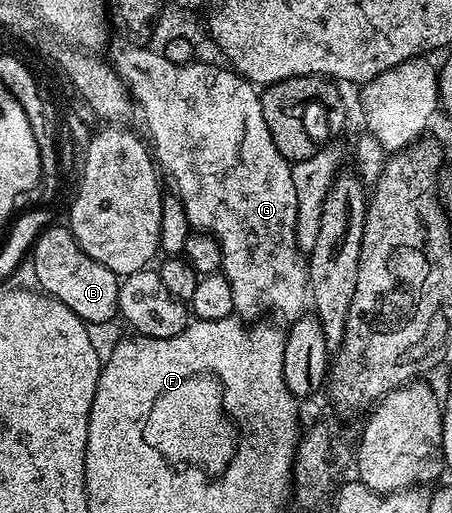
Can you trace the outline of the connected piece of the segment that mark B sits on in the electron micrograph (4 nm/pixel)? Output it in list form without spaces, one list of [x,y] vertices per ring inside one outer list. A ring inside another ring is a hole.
[[[52,224],[43,230],[35,238],[33,248],[29,253],[31,269],[35,272],[34,284],[44,293],[55,297],[69,311],[73,311],[77,316],[87,322],[88,326],[103,325],[106,321],[116,320],[119,304],[117,295],[119,294],[120,274],[109,271],[97,259],[93,259],[75,241],[70,228]]]

